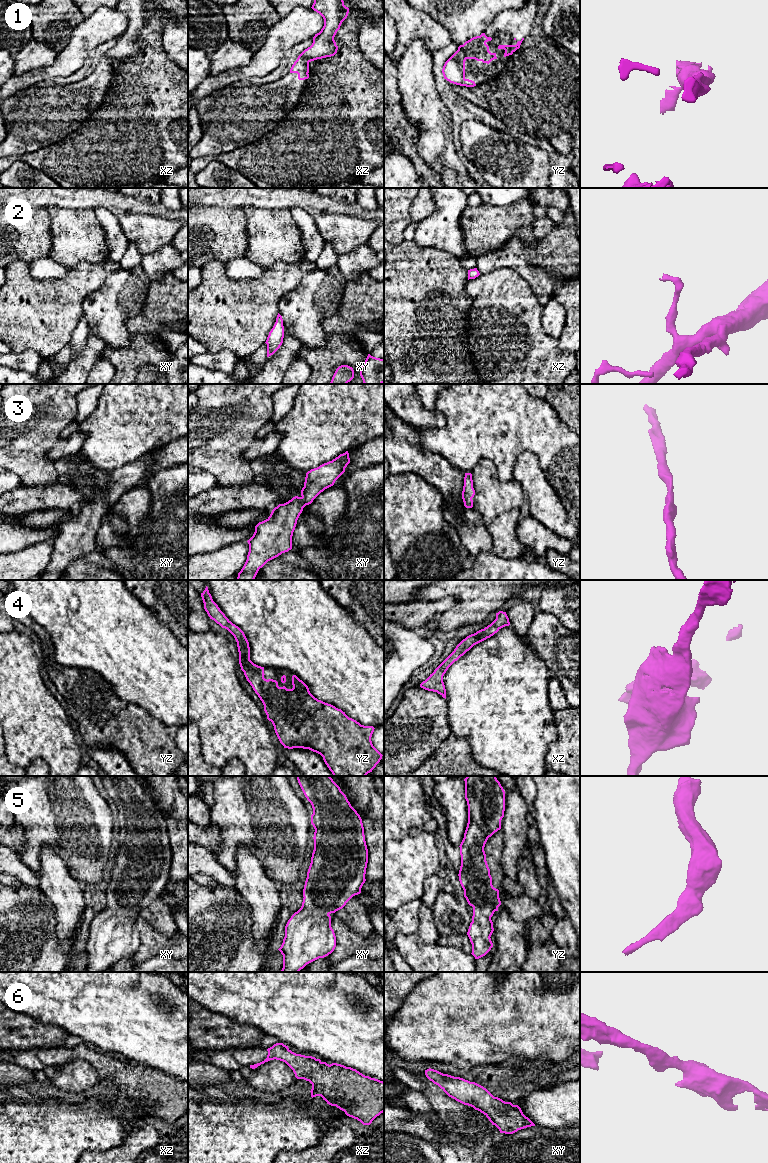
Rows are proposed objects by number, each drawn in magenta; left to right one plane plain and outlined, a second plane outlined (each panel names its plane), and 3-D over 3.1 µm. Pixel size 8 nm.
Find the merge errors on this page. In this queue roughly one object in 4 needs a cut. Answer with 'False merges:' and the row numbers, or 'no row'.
False merges: no row

